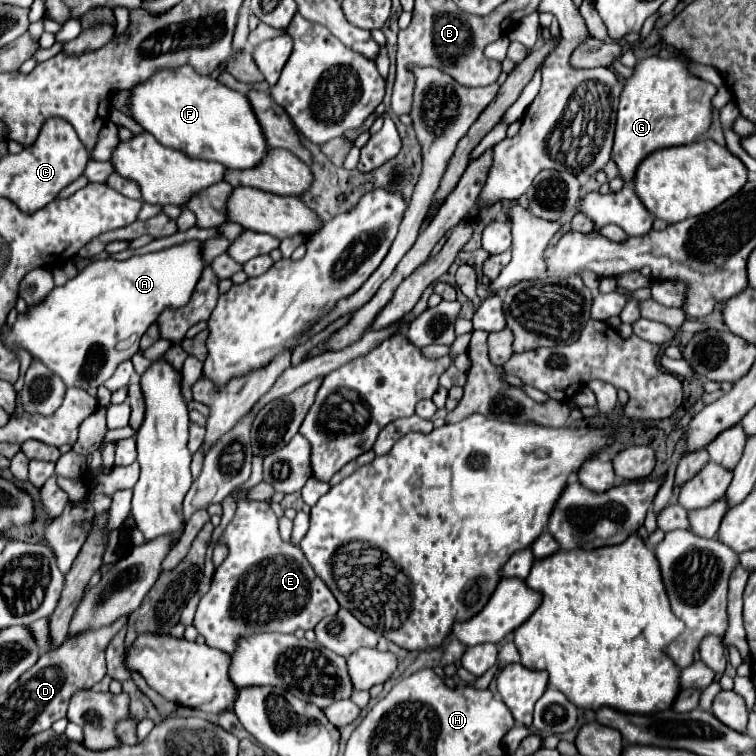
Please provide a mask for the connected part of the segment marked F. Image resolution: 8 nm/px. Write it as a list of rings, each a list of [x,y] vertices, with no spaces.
[[[181,66],[177,70],[161,70],[155,72],[149,80],[137,84],[137,88],[131,88],[131,96],[127,100],[131,118],[149,134],[153,134],[161,144],[171,146],[175,150],[183,150],[183,154],[199,160],[213,160],[219,164],[225,164],[225,168],[243,170],[257,166],[265,154],[267,144],[261,132],[261,126],[249,106],[249,100],[245,94],[227,88],[219,80],[211,76],[201,76],[193,72],[189,66]]]

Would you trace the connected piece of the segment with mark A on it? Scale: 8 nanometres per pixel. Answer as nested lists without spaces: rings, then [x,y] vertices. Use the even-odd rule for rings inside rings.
[[[187,240],[183,244],[149,252],[141,256],[131,256],[127,260],[95,260],[89,262],[73,280],[65,286],[53,288],[45,302],[29,308],[27,316],[19,316],[9,332],[9,342],[25,348],[33,358],[39,358],[47,368],[63,378],[67,386],[101,386],[115,372],[117,364],[129,360],[135,354],[135,342],[139,344],[145,330],[159,318],[165,308],[181,308],[189,302],[197,280],[205,268],[203,242]]]

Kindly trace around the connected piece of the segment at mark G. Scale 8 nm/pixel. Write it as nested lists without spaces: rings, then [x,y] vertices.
[[[645,58],[635,66],[635,72],[625,80],[617,110],[615,142],[611,158],[617,164],[619,176],[633,182],[635,170],[643,158],[659,148],[683,146],[695,142],[711,124],[711,98],[717,88],[689,74],[679,58]]]

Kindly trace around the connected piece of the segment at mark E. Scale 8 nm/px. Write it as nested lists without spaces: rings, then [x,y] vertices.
[[[253,456],[251,478],[241,488],[235,488],[237,512],[221,536],[229,546],[229,556],[215,570],[211,588],[201,598],[193,620],[193,626],[205,636],[207,644],[223,652],[235,650],[237,636],[259,632],[293,634],[297,628],[311,630],[321,618],[339,610],[335,596],[313,572],[303,552],[281,540],[271,506],[247,498],[247,492],[261,482],[261,460],[261,456]]]

